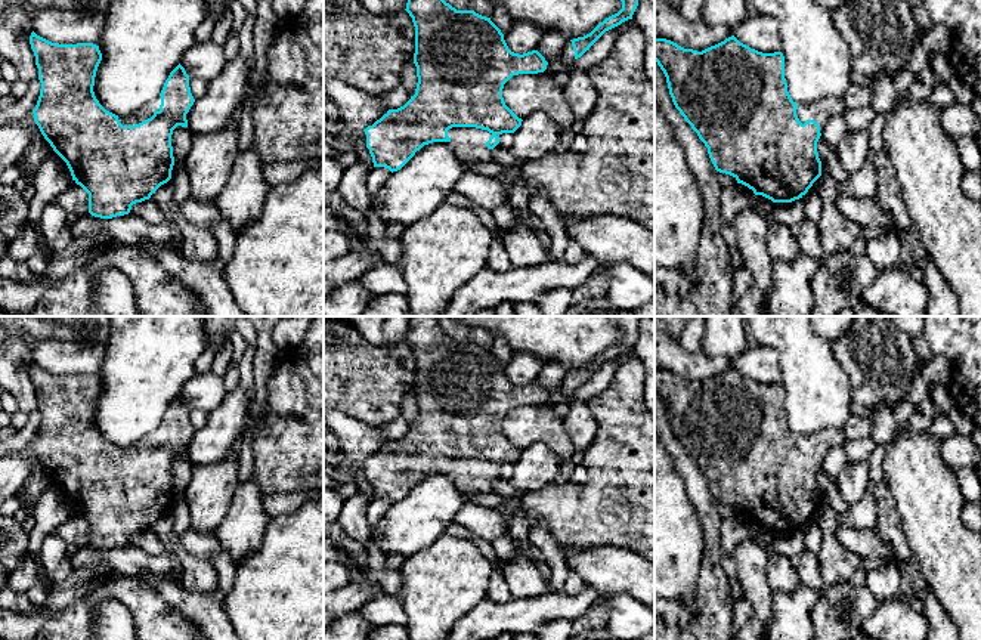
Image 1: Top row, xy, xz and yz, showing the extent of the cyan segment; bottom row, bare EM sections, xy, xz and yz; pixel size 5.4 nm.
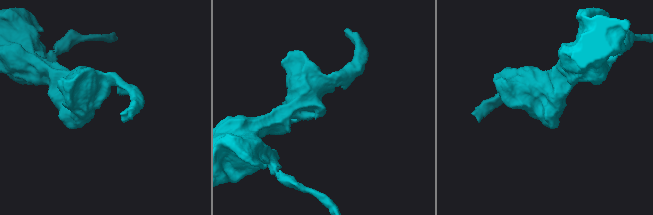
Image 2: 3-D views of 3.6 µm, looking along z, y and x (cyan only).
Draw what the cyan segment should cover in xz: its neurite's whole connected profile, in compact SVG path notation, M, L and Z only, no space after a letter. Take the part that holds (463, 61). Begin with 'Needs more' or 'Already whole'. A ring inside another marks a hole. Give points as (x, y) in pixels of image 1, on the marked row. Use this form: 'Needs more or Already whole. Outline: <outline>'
Needs more. Outline: M408 0L406 9L415 27L417 67L415 95L397 109L389 109L372 126L363 132L366 148L372 157L374 167L386 167L392 173L400 170L424 145L448 142L462 163L476 163L488 158L488 154L499 143L502 133L514 133L522 126L519 118L504 102L504 84L519 74L538 74L547 69L548 62L538 52L523 55L508 49L504 34L490 21L474 10L457 10L445 0Z

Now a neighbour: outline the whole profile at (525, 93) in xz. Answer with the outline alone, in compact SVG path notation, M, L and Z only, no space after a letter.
M542 72L513 75L502 89L505 105L519 117L545 112L558 127L569 129L576 117L553 77Z

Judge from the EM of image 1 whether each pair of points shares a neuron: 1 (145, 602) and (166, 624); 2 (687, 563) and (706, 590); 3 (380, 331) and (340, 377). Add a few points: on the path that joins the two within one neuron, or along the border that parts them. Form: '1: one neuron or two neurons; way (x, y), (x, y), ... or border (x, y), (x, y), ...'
1: one neuron; way (149, 608), (160, 618)
2: two neurons; border (705, 544), (696, 591), (684, 600), (671, 600)
3: two neurons; border (358, 331), (370, 342), (380, 345), (404, 342)

